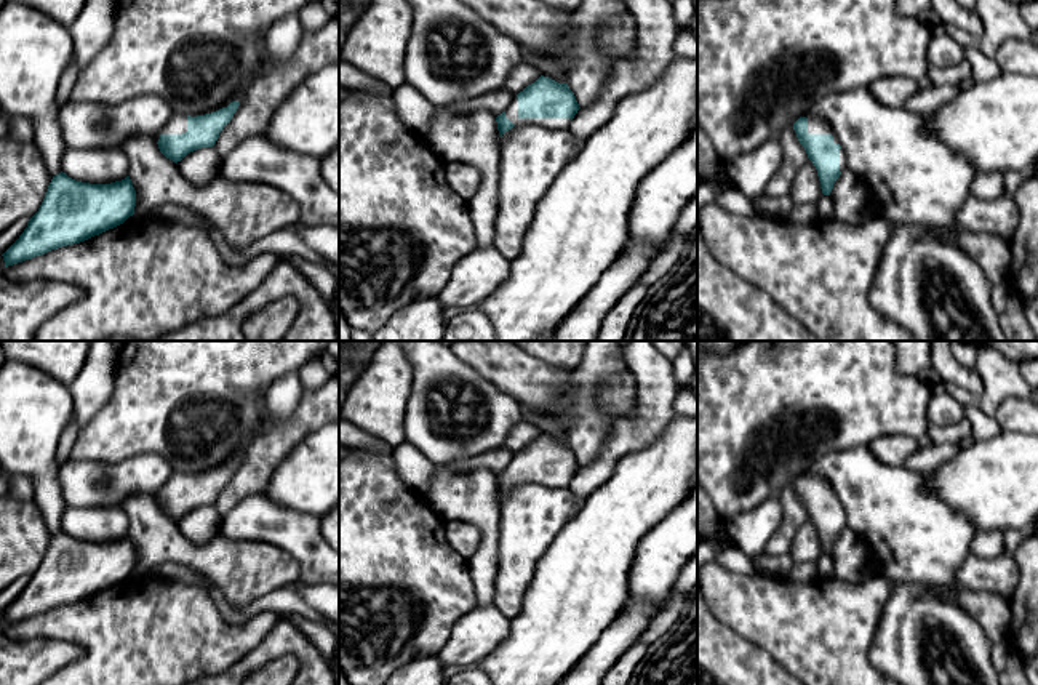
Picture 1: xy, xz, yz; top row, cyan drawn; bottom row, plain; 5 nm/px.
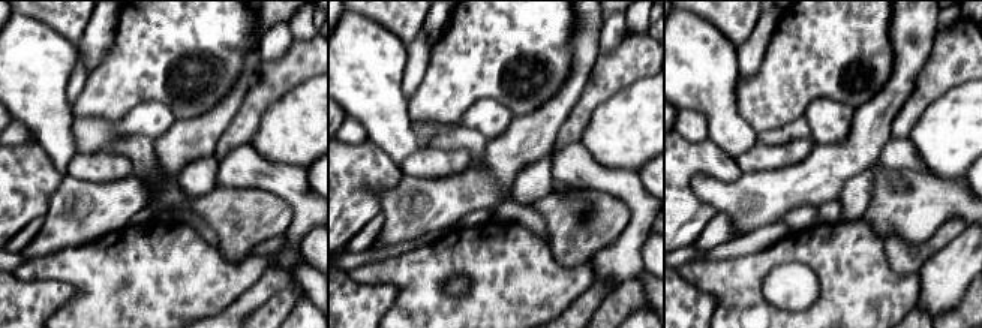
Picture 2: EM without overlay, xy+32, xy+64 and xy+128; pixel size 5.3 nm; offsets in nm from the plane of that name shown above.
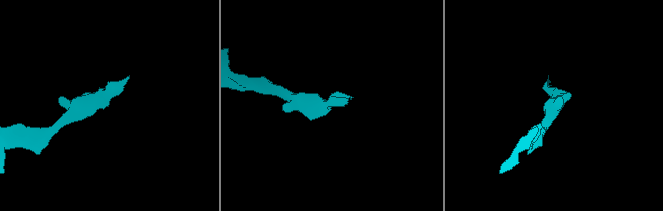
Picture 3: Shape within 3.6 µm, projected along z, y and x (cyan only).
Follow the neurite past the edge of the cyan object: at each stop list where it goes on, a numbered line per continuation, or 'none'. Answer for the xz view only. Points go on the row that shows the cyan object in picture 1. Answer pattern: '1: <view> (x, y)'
1: xz (512, 111)

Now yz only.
1: yz (816, 125)

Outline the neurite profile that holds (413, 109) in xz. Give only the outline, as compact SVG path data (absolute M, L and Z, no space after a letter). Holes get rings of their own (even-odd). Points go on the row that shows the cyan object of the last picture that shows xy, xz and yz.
M405 82L392 90L392 101L398 120L416 136L425 138L433 114L433 104L429 102L413 85Z

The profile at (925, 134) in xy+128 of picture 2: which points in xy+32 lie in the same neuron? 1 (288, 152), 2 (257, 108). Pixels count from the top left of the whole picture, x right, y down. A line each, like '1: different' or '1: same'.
1: same
2: different

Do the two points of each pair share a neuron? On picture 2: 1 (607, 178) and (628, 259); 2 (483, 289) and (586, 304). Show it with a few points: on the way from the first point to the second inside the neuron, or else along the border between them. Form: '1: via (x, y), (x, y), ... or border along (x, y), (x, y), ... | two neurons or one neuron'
1: via (628, 196), (636, 204), (636, 232), (633, 238) | one neuron
2: border along (592, 282), (562, 312) | two neurons

